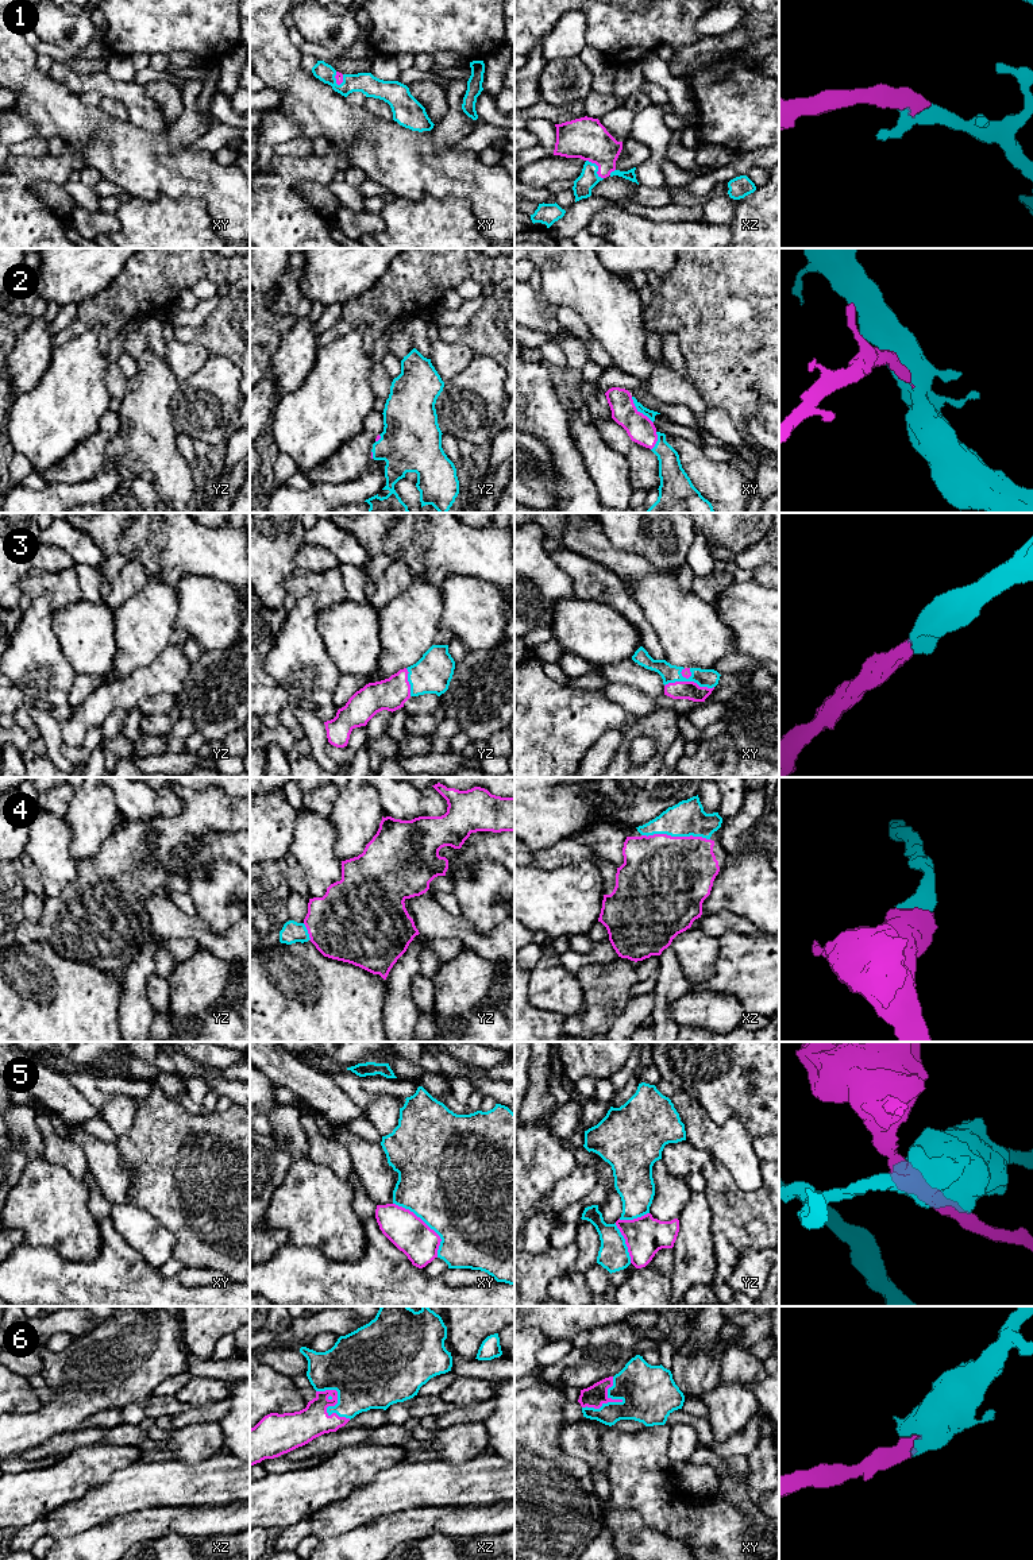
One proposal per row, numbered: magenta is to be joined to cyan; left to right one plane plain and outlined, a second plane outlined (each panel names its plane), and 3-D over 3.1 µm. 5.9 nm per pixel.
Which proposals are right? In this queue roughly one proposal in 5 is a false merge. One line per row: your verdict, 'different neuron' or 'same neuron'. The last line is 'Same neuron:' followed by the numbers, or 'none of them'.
1: same neuron
2: same neuron
3: same neuron
4: same neuron
5: different neuron
6: same neuron
Same neuron: 1, 2, 3, 4, 6

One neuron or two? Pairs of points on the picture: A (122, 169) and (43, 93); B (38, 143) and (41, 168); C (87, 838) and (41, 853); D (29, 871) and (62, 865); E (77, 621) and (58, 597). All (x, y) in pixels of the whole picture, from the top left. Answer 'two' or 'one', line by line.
A: one
B: two
C: two
D: two
E: two

